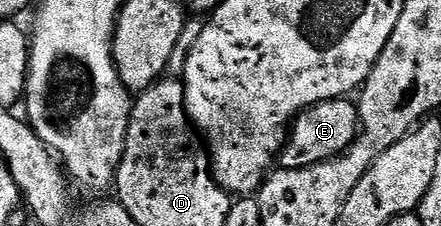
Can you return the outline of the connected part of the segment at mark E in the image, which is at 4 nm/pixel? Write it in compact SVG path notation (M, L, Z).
M347 97L335 98L329 102L319 102L297 114L290 129L288 141L278 155L278 166L281 170L294 168L310 168L314 164L328 162L343 154L346 148L360 135L362 129L362 114L355 101Z

